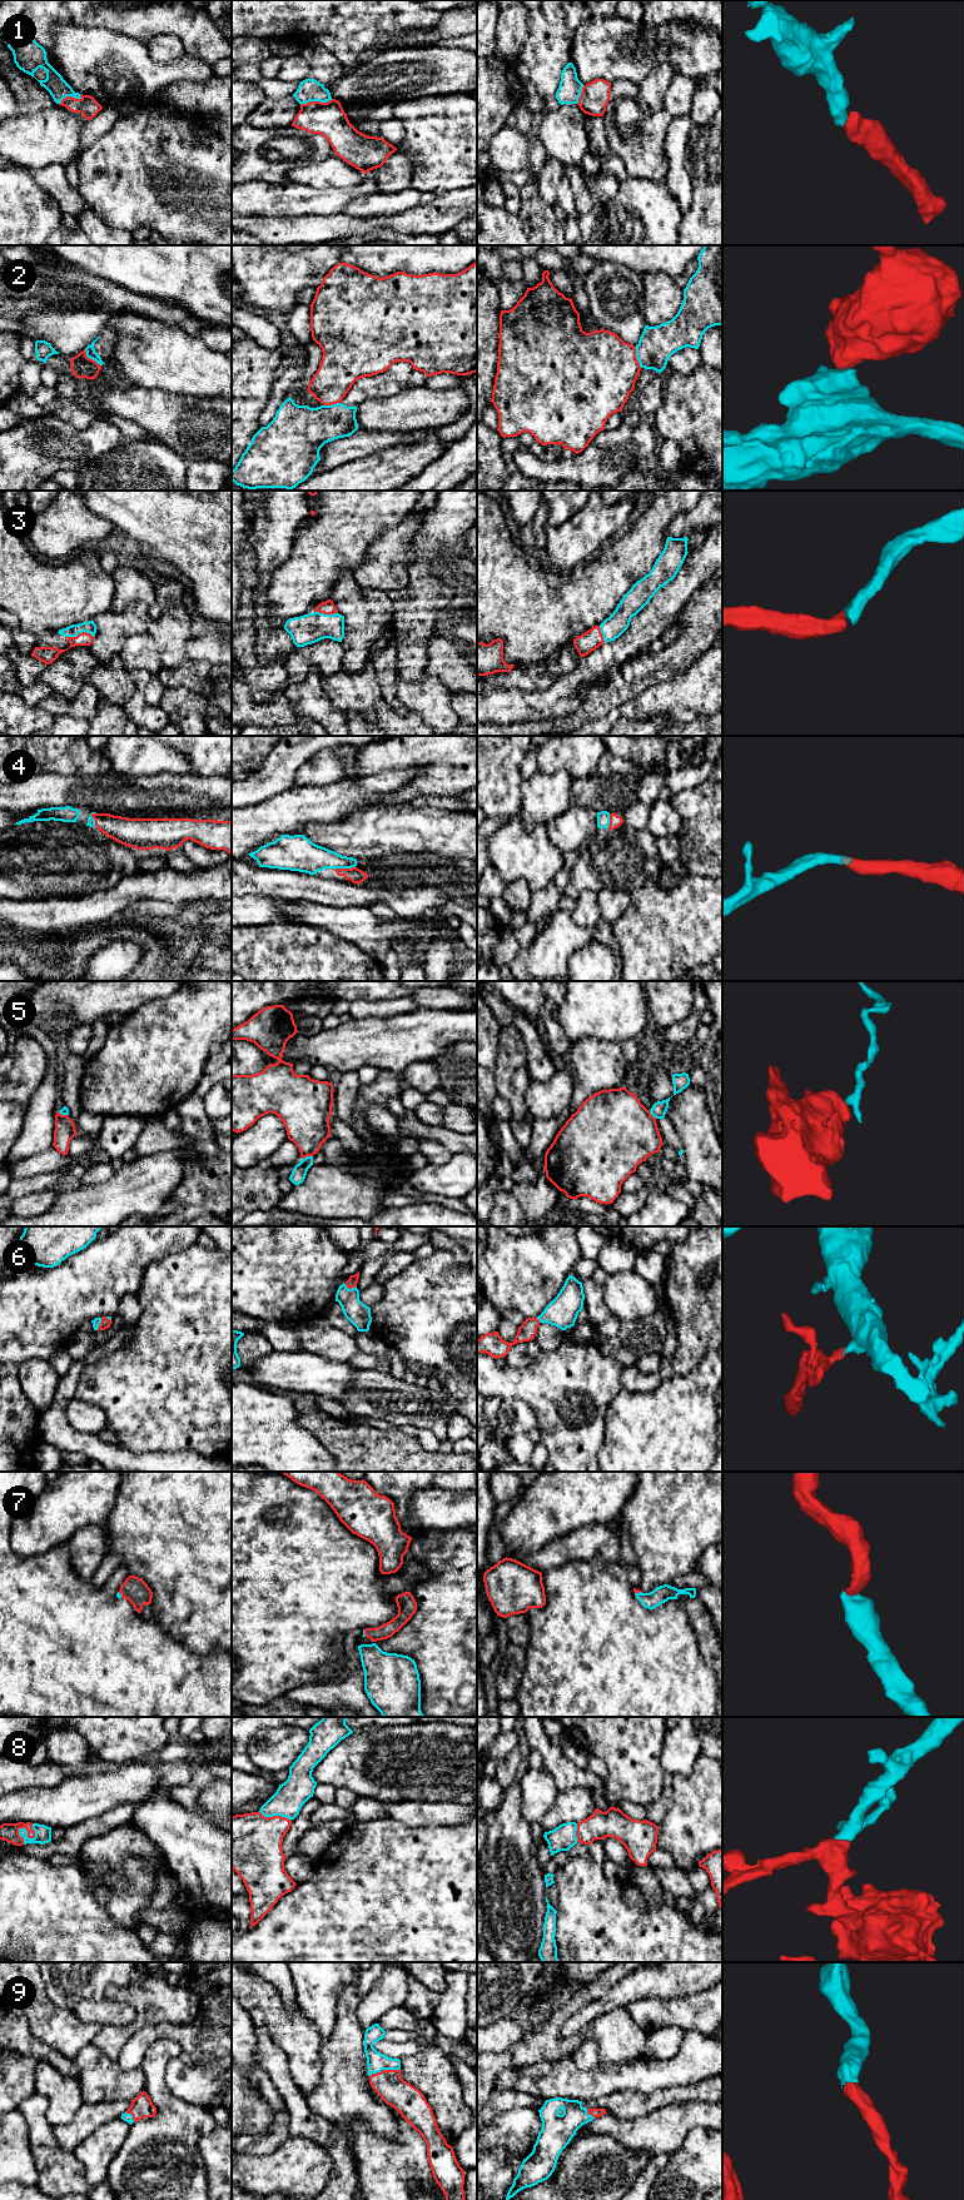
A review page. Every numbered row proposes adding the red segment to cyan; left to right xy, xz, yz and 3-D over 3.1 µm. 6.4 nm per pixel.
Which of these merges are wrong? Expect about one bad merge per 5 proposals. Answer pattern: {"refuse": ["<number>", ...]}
{"refuse": ["2", "5"]}

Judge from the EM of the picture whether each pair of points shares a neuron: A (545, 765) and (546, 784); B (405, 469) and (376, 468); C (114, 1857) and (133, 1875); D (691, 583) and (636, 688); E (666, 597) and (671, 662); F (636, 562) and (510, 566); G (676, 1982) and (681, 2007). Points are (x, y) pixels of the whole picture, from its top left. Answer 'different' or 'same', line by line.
A: different
B: same
C: different
D: different
E: different
F: same
G: different

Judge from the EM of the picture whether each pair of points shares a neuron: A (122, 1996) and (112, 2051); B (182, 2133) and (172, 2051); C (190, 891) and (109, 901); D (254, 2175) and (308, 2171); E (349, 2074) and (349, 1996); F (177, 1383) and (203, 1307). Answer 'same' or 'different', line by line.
A: same
B: same
C: same
D: same
E: same
F: same

